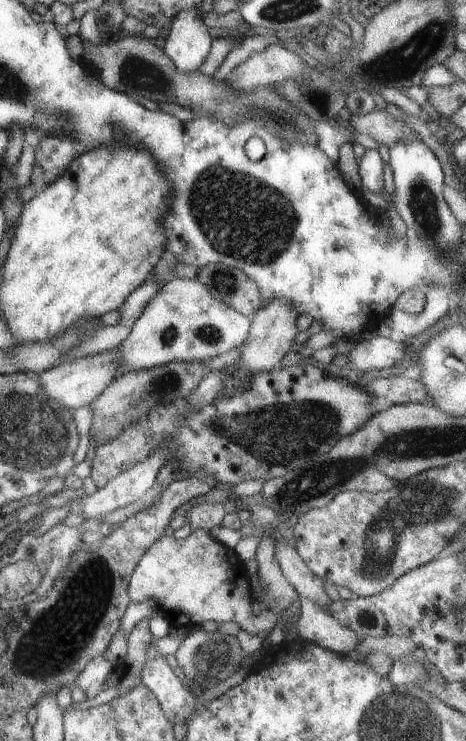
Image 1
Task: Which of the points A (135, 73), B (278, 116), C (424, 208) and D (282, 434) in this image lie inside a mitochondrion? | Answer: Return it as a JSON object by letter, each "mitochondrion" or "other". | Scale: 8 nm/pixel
{"A":"mitochondrion","B":"mitochondrion","C":"mitochondrion","D":"mitochondrion"}

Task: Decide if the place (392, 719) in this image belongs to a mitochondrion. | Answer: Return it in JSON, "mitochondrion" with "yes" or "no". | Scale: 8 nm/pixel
{"mitochondrion":"yes"}

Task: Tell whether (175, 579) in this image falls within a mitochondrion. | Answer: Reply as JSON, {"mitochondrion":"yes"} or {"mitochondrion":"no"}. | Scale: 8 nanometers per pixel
{"mitochondrion":"no"}

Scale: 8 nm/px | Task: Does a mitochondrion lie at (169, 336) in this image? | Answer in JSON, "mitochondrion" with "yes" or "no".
{"mitochondrion":"yes"}

